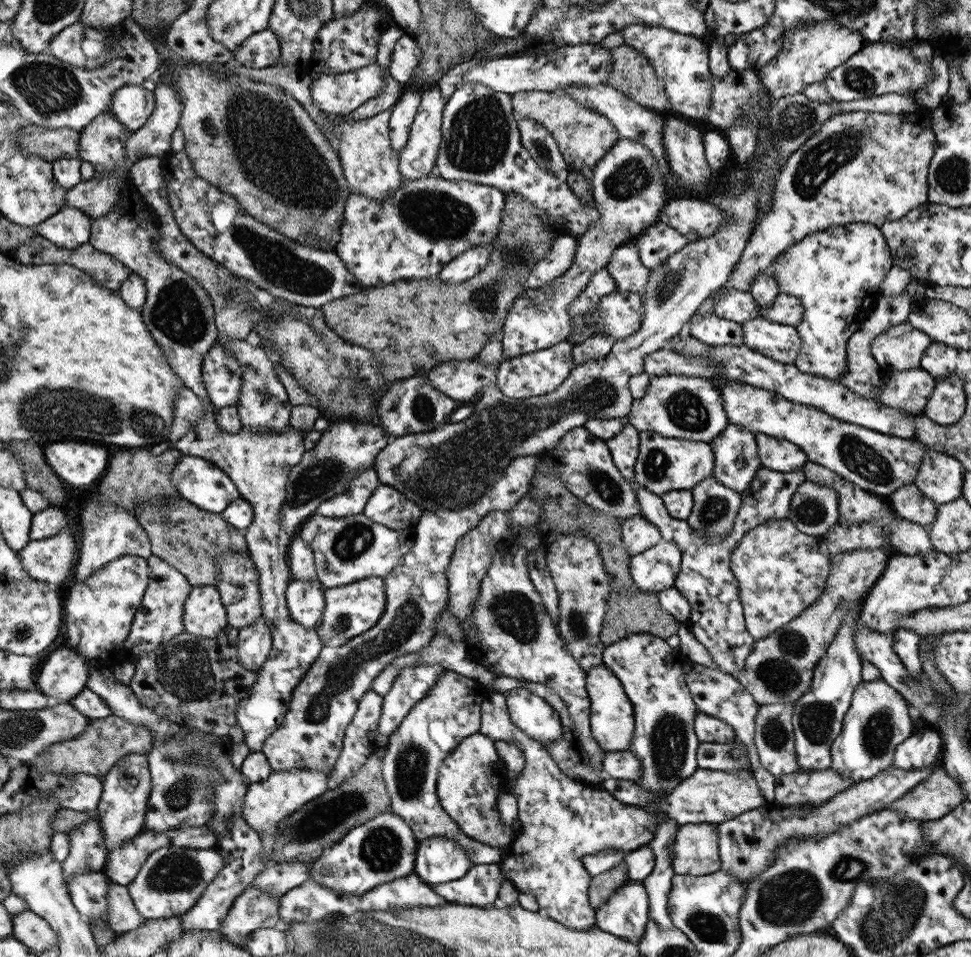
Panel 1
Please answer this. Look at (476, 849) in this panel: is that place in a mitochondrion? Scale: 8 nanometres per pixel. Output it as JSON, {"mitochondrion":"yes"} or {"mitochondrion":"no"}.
{"mitochondrion":"no"}

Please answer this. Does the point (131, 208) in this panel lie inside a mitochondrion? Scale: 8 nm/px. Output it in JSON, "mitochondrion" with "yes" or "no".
{"mitochondrion":"no"}

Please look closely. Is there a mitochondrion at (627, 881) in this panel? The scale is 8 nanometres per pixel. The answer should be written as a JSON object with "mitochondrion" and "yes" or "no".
{"mitochondrion":"no"}

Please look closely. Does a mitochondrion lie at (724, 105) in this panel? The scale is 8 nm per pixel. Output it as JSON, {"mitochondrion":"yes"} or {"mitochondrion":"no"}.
{"mitochondrion":"yes"}

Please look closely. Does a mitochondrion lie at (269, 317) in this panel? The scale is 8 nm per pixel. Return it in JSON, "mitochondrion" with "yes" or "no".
{"mitochondrion":"no"}

